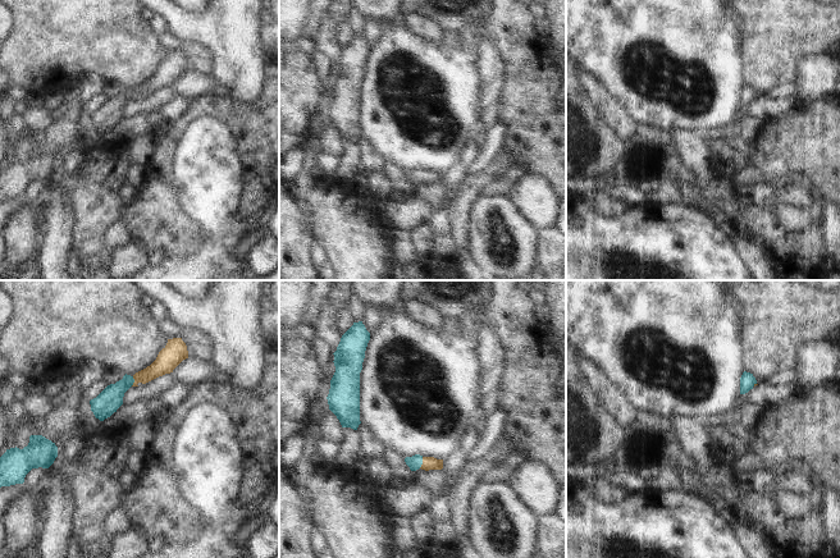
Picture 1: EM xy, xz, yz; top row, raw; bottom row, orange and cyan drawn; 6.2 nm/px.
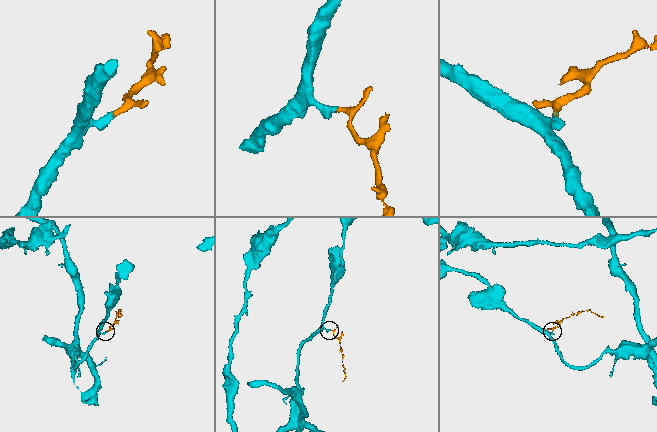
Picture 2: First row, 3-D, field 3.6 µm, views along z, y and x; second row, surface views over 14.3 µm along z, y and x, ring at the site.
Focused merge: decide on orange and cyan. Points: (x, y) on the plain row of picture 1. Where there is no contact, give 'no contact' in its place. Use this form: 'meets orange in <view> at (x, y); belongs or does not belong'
meets orange in xz at (423, 175); belongs

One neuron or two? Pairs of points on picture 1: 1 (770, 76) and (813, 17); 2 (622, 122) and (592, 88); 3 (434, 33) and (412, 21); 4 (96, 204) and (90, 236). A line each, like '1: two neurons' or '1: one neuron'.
1: one neuron
2: one neuron
3: one neuron
4: one neuron

